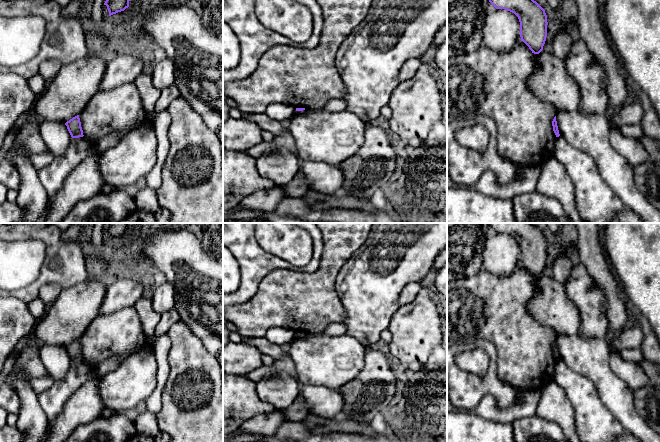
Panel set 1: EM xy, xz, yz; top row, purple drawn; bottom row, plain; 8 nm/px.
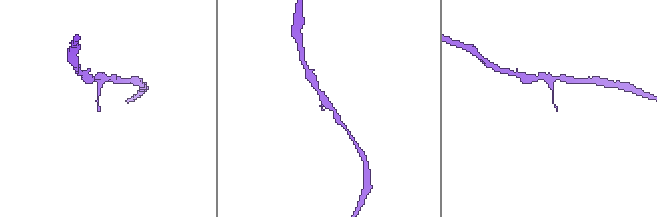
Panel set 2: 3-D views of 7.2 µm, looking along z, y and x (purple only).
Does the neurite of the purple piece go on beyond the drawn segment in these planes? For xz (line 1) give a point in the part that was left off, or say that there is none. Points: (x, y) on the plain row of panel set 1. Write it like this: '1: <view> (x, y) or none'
1: none

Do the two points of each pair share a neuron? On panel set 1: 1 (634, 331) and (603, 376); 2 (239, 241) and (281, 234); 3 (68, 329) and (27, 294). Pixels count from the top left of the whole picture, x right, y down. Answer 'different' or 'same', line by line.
1: different
2: different
3: different

